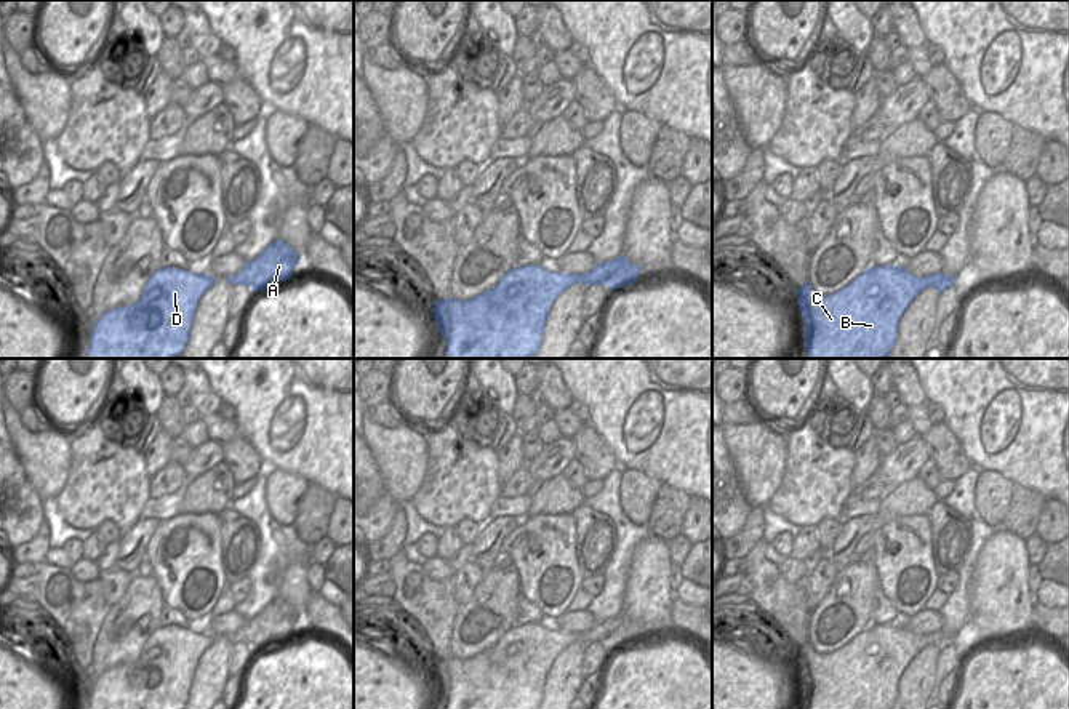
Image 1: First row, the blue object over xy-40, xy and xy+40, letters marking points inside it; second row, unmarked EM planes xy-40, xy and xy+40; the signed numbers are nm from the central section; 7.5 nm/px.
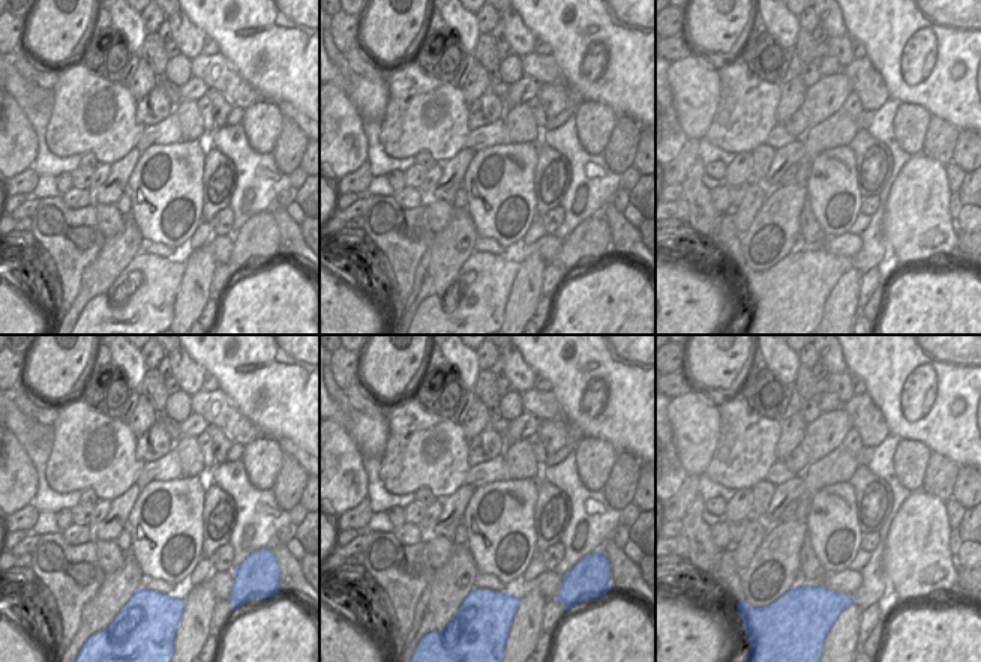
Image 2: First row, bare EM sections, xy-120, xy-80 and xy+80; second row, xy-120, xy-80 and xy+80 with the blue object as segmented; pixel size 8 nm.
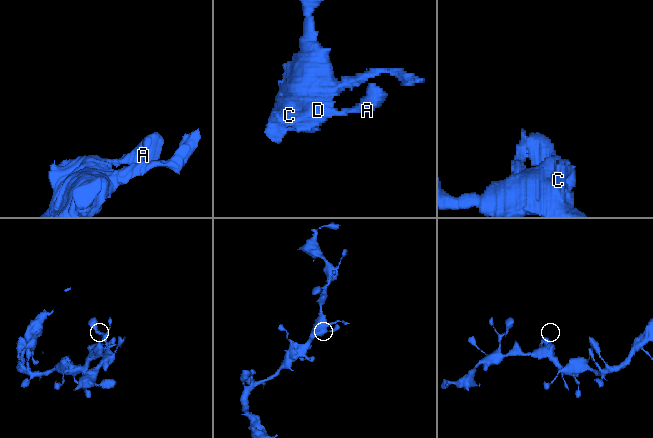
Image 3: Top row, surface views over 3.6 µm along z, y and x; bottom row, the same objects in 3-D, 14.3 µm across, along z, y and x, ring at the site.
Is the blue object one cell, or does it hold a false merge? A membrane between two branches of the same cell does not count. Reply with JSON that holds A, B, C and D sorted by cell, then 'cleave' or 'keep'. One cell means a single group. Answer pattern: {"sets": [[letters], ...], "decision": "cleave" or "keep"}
{"sets": [["A"], ["B", "C", "D"]], "decision": "cleave"}

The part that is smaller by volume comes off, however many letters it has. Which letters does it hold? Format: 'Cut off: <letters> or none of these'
Cut off: A

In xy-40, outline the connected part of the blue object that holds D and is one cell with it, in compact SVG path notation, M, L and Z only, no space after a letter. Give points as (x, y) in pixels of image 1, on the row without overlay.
M178 626L158 627L134 663L99 675L88 709L184 709L197 663L216 637Z

